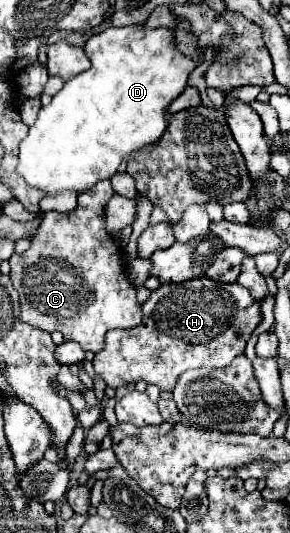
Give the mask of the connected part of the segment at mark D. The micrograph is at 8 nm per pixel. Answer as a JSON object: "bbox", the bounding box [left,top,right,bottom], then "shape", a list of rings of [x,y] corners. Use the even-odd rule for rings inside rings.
{"bbox":[17,28,197,196],"shape":[[[109,28],[85,42],[85,54],[93,62],[91,68],[65,82],[61,92],[53,96],[53,102],[39,110],[27,138],[23,138],[19,144],[17,172],[29,186],[43,190],[47,196],[55,196],[65,190],[73,190],[77,194],[89,190],[99,180],[111,178],[129,152],[149,142],[157,142],[165,132],[163,108],[185,90],[187,78],[197,66],[175,48],[175,40],[165,28]]]}

